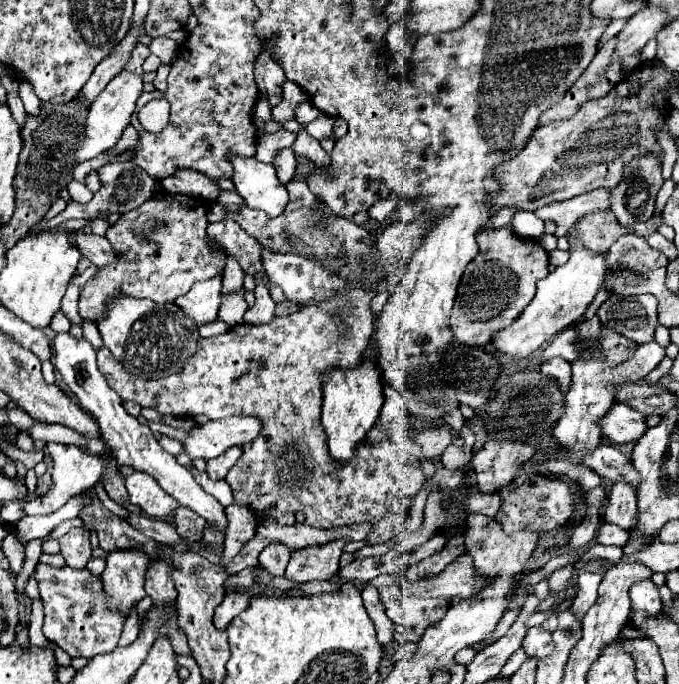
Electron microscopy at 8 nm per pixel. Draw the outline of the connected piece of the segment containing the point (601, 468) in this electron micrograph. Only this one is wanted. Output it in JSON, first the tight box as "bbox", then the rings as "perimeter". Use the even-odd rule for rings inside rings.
{"bbox":[585,444,641,490],"perimeter":[[[601,444],[591,456],[585,456],[585,466],[595,470],[605,480],[611,480],[611,482],[625,480],[625,484],[633,484],[635,490],[637,490],[637,484],[641,484],[641,478],[637,476],[637,470],[633,468],[631,458],[609,444]]]}

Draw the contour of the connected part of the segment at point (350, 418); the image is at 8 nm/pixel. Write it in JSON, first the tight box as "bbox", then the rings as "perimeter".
{"bbox":[321,358,383,462],"perimeter":[[[361,358],[357,368],[329,368],[323,378],[323,408],[321,408],[321,424],[327,432],[327,444],[331,458],[337,462],[347,462],[353,458],[357,444],[365,438],[365,434],[373,428],[379,418],[379,410],[383,406],[383,382],[381,372],[373,360]]]}

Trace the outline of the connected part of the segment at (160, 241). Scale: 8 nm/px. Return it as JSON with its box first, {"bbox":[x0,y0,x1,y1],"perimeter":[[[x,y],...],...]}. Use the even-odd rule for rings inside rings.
{"bbox":[79,192,227,322],"perimeter":[[[159,192],[135,210],[121,214],[117,224],[109,226],[105,238],[119,254],[117,264],[99,268],[79,292],[79,314],[87,322],[105,318],[107,302],[117,296],[147,298],[167,304],[189,292],[195,282],[209,280],[225,268],[227,256],[211,252],[207,244],[207,208],[203,200]],[[137,238],[137,240],[135,240]]]}

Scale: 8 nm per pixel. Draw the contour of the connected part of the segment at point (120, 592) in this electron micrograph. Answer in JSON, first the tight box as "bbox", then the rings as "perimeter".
{"bbox":[101,552,147,616],"perimeter":[[[113,552],[107,556],[107,568],[101,582],[107,594],[107,608],[129,616],[131,608],[145,598],[143,582],[147,572],[147,556],[141,552]]]}

